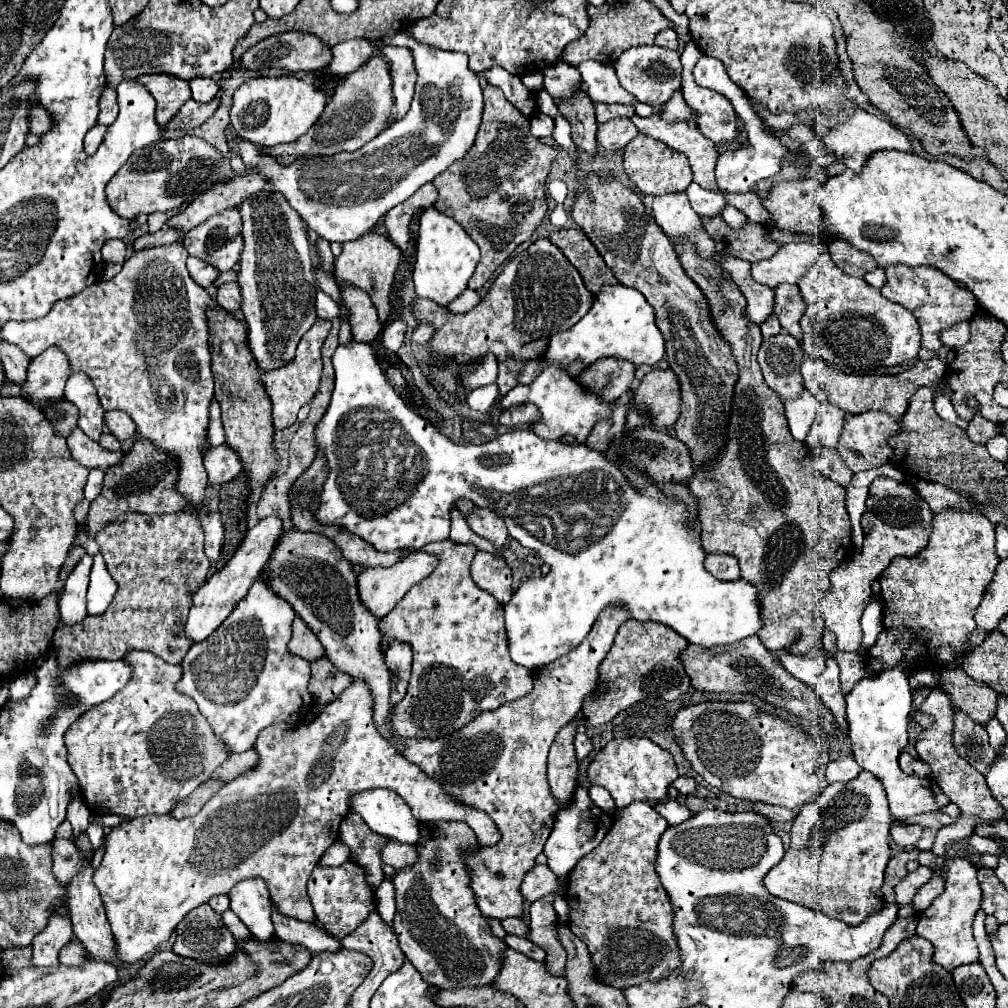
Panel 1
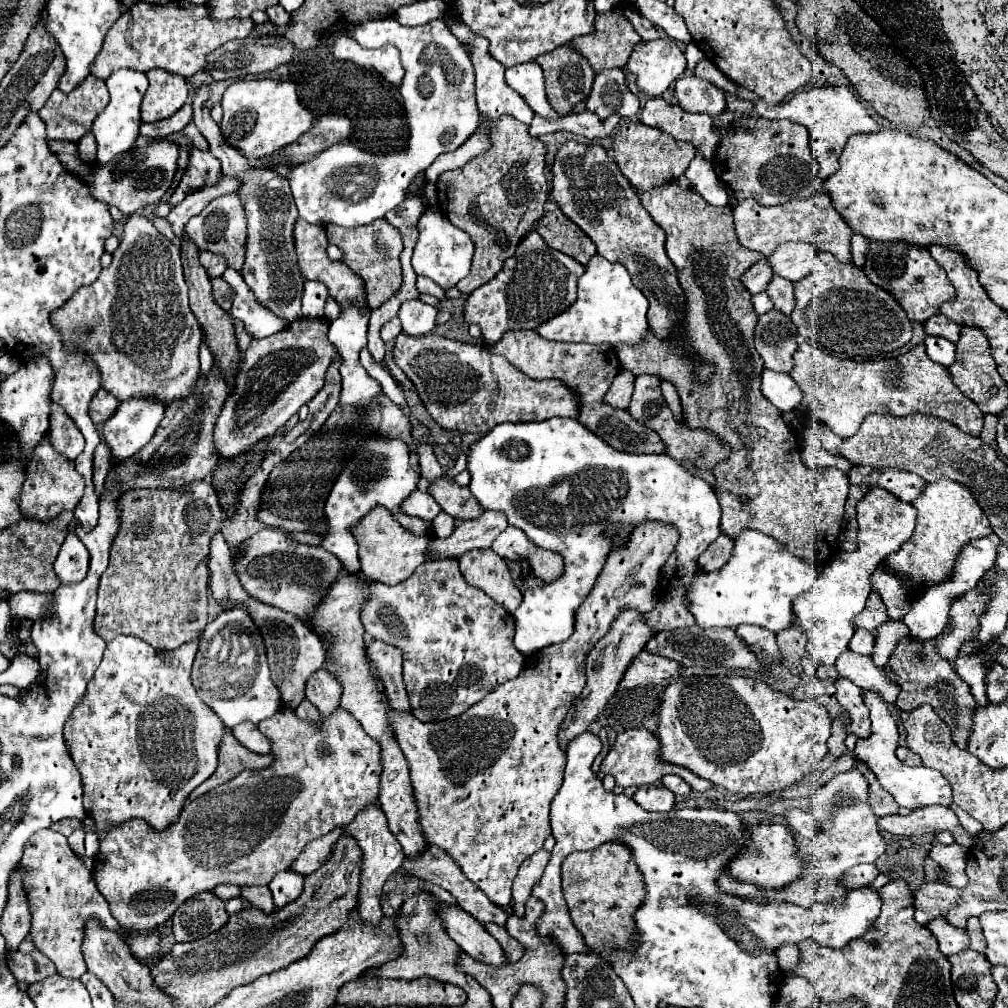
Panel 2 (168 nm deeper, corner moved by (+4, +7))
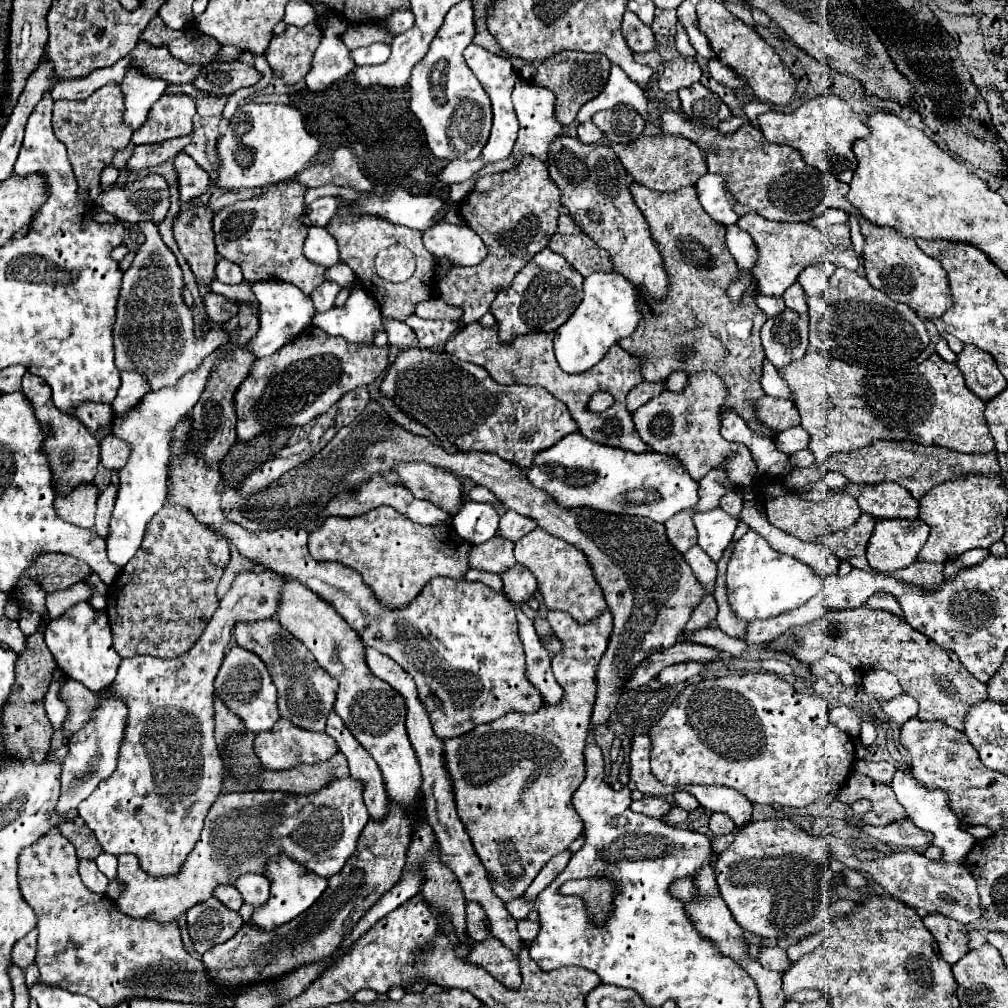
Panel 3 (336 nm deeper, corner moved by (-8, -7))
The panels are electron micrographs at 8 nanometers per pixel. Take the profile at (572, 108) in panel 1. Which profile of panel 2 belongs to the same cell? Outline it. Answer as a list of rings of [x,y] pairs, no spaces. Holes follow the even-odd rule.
[[[570,45],[536,57],[536,63],[544,71],[548,99],[560,113],[568,113],[592,91],[594,71]]]

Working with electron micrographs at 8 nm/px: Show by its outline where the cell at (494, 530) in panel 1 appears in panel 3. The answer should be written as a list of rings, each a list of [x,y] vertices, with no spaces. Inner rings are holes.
[[[406,463],[400,465],[396,473],[414,497],[426,499],[450,515],[460,513],[464,507],[466,491],[462,489],[462,481],[456,475],[426,463]]]

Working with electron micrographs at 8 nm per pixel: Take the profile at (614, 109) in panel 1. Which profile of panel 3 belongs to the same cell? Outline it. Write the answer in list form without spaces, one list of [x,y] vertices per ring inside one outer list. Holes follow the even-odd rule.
[[[616,105],[614,109],[600,111],[592,117],[592,121],[614,143],[632,141],[644,131],[644,117],[628,105]]]

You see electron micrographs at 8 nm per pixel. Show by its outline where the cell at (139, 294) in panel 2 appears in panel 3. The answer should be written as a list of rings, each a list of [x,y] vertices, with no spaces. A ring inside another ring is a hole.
[[[140,223],[146,241],[140,245],[130,269],[122,277],[122,287],[116,303],[114,323],[114,353],[120,371],[136,371],[148,383],[150,391],[174,385],[182,375],[196,371],[204,357],[226,343],[224,331],[210,331],[204,337],[194,333],[192,309],[184,303],[184,275],[174,253],[164,245],[156,223]],[[158,317],[168,319],[158,323]],[[178,323],[178,325],[176,325]],[[170,331],[170,335],[166,335]]]

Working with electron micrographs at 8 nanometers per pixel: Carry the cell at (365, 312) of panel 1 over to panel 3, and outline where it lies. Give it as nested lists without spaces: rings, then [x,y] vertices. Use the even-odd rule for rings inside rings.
[[[286,181],[268,187],[268,191],[258,199],[236,201],[214,215],[212,223],[216,251],[224,259],[240,265],[244,281],[256,283],[264,279],[280,279],[296,285],[304,295],[310,295],[326,281],[326,267],[304,257],[308,227],[298,221],[298,217],[304,213],[304,193],[304,185]]]

